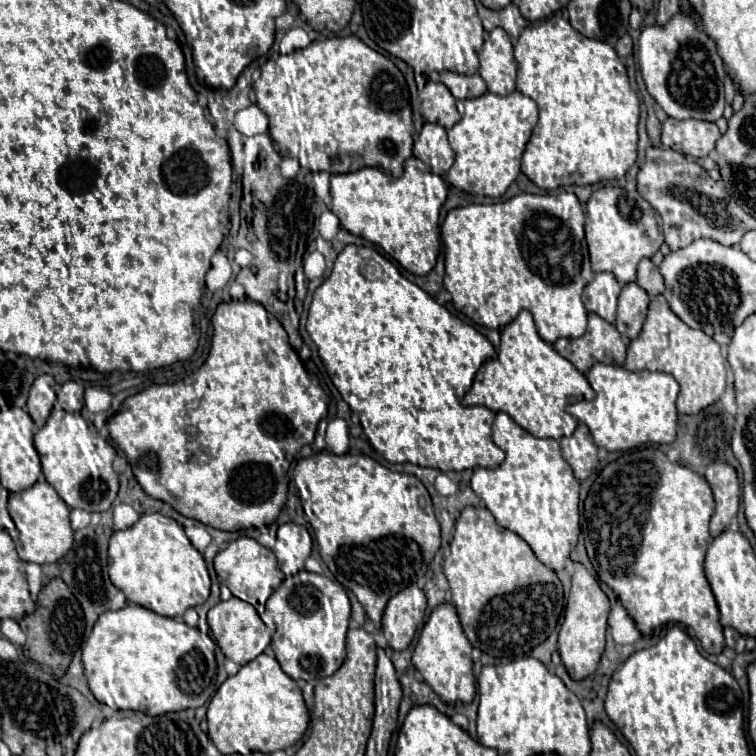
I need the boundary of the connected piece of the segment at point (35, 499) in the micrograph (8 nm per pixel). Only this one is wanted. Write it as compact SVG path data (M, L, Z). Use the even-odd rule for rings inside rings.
M44 478L22 492L10 494L7 509L18 528L17 538L13 541L20 559L36 564L52 564L72 548L74 532L70 523L70 508L64 504L64 500L60 500L56 490Z

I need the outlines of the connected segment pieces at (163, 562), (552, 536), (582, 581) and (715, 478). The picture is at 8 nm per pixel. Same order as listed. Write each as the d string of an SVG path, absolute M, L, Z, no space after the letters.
M160 512L142 514L134 526L112 534L108 574L112 584L122 590L130 602L160 616L182 616L188 608L206 602L210 595L210 576L202 554L190 544L184 528Z
M498 412L492 424L494 444L506 452L498 468L476 468L472 474L472 490L484 500L496 522L522 536L536 558L550 570L560 572L566 558L578 544L580 482L562 458L560 444L554 438L536 438L518 426L506 412Z
M576 562L574 574L572 574L570 596L566 602L566 614L564 614L564 622L560 626L560 636L558 636L558 652L562 656L562 662L568 674L574 680L582 680L596 670L600 656L604 652L608 612L610 612L608 596L602 592L596 578L580 562Z
M712 462L706 466L704 478L712 486L716 498L716 512L710 522L710 532L712 536L718 536L720 532L724 532L724 528L730 526L730 522L736 518L738 512L740 504L738 472L726 462Z

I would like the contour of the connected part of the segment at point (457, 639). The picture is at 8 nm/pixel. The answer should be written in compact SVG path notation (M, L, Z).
M440 604L432 610L432 614L428 616L418 644L414 648L414 656L412 656L412 664L422 672L424 680L430 684L430 688L446 702L446 704L454 704L454 702L472 702L474 694L476 694L476 680L474 680L474 672L472 672L472 644L468 642L462 626L460 626L460 618L456 614L456 608L452 604Z

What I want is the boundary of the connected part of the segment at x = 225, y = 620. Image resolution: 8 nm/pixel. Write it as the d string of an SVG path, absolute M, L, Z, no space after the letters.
M230 598L228 602L218 602L210 612L207 613L207 622L214 634L216 644L222 648L224 656L230 658L232 662L244 666L250 660L254 660L258 654L264 652L264 648L270 644L272 634L266 628L266 624L260 620L258 612L252 608L252 604L240 600L240 598Z

